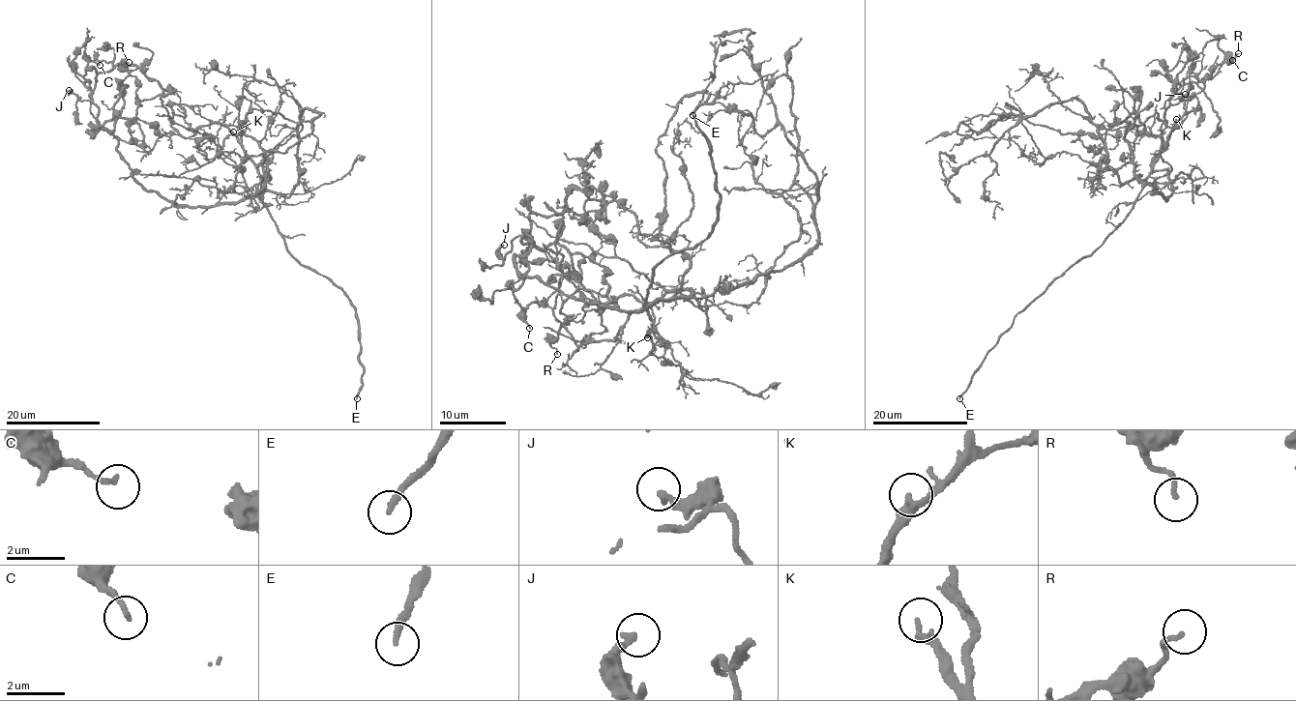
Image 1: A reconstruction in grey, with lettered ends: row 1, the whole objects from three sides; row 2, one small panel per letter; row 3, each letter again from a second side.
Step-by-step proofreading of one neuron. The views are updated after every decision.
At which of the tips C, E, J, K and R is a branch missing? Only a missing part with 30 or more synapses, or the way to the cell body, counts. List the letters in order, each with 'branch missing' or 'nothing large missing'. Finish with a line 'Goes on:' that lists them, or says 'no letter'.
C: nothing large missing
E: branch missing
J: nothing large missing
K: branch missing
R: nothing large missing
Goes on: E, K

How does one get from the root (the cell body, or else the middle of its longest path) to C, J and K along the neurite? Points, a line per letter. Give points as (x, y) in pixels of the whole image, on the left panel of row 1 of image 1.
C: (225, 204), (181, 206), (134, 179), (138, 170), (98, 122), (84, 81), (89, 62), (100, 65)
J: (225, 204), (186, 207), (149, 190), (118, 152), (118, 137), (98, 122), (95, 105), (69, 90)
K: (225, 204), (255, 197), (260, 187), (258, 168), (247, 155), (233, 131)

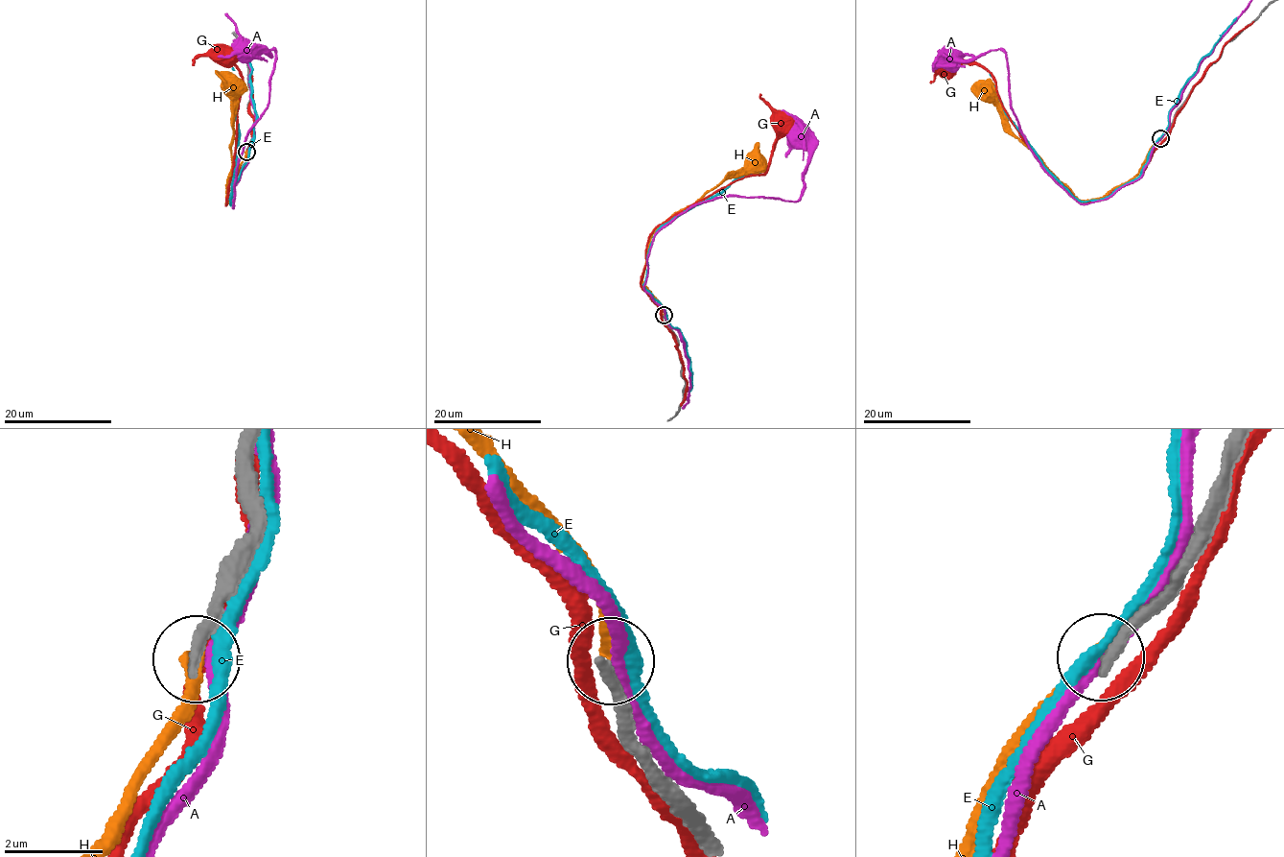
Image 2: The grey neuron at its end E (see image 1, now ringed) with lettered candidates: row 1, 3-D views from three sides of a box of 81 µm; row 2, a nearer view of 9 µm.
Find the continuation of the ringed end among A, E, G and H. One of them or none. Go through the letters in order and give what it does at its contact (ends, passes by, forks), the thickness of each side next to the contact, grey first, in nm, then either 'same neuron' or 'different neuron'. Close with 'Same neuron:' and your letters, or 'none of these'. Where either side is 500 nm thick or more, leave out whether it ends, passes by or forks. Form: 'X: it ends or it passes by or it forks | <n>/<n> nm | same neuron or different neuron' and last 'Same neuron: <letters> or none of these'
A: it passes by | 320/240 nm | different neuron
E: it passes by | 320/240 nm | different neuron
G: it passes by | 200/280 nm | different neuron
H: it ends | 280/240 nm | different neuron
Same neuron: none of these

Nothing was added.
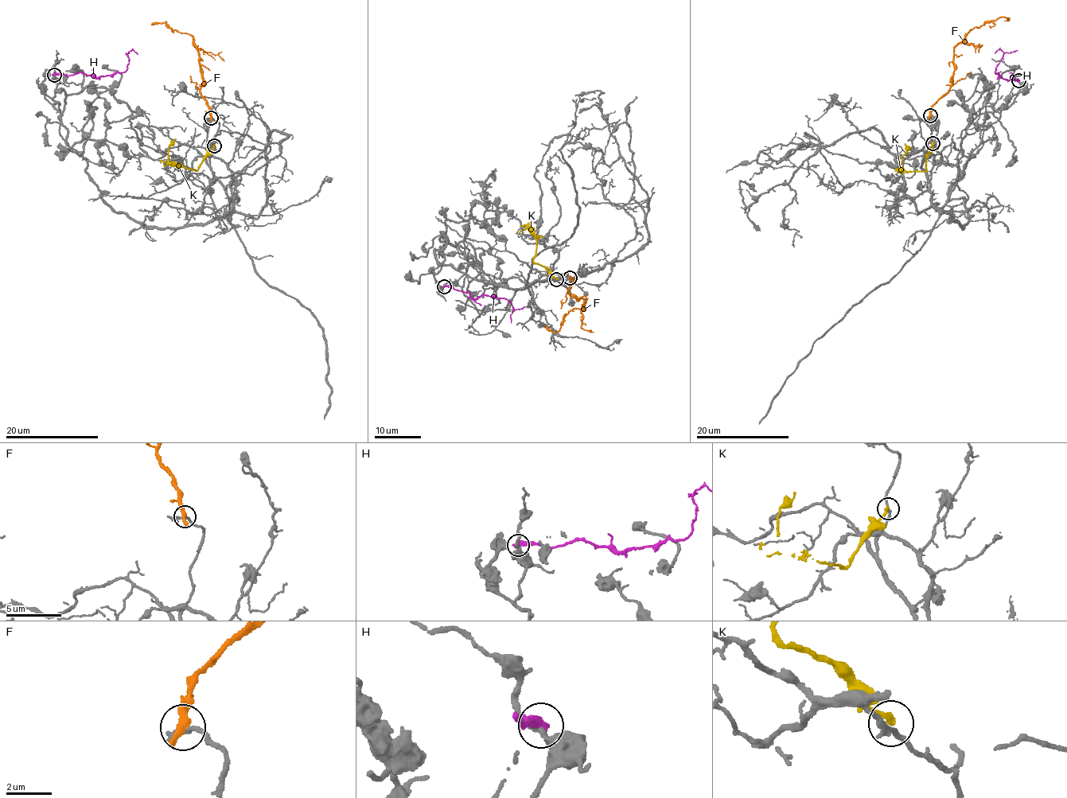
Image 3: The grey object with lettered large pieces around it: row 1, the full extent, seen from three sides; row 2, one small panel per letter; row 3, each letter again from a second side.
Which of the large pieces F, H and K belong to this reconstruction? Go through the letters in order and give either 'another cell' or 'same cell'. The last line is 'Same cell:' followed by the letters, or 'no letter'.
F: another cell
H: another cell
K: another cell
Same cell: no letter

